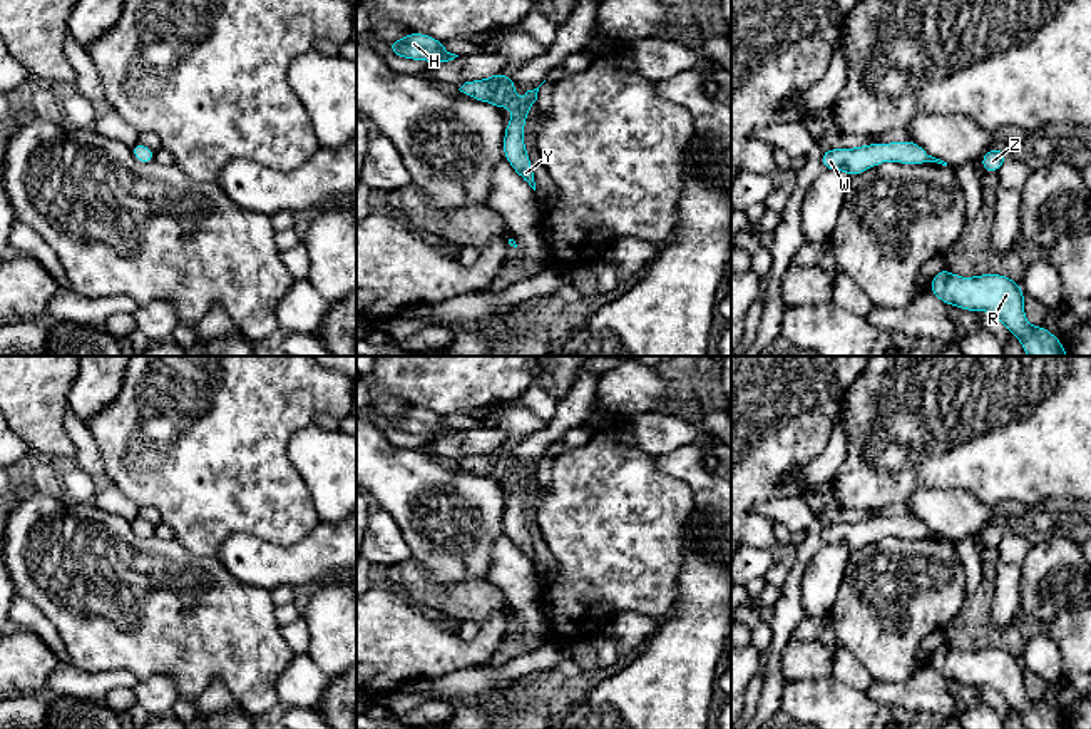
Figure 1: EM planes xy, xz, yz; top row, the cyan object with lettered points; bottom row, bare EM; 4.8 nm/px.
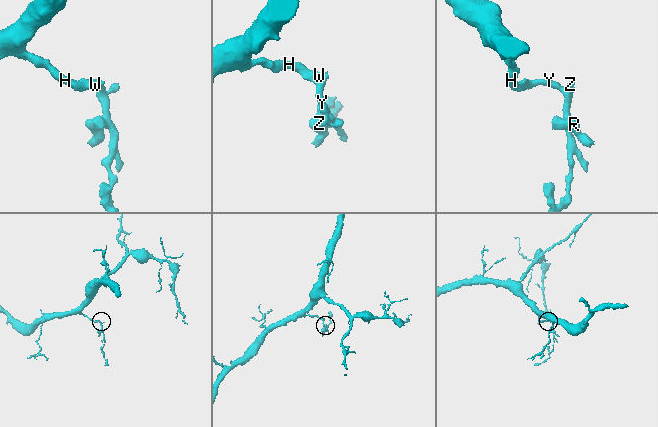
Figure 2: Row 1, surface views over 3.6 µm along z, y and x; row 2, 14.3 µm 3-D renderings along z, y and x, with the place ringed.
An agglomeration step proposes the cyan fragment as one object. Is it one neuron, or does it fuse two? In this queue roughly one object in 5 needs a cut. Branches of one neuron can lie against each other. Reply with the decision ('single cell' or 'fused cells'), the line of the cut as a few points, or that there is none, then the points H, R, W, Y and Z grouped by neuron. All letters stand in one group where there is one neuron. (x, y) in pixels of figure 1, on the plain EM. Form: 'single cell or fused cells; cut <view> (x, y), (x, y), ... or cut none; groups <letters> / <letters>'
single cell; cut none; groups H R W Y Z

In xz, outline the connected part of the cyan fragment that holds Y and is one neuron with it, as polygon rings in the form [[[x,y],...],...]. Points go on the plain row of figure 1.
[[[497,446],[484,455],[469,455],[458,465],[470,473],[489,477],[499,483],[512,483],[512,492],[505,500],[504,508],[504,532],[509,535],[512,543],[535,565],[532,538],[524,518],[524,498],[532,478],[537,475],[539,461],[527,465],[515,480],[512,478],[515,472],[515,456],[512,450],[504,451],[502,446]]]

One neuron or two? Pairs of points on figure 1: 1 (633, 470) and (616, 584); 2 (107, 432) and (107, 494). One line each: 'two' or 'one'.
1: one
2: two

